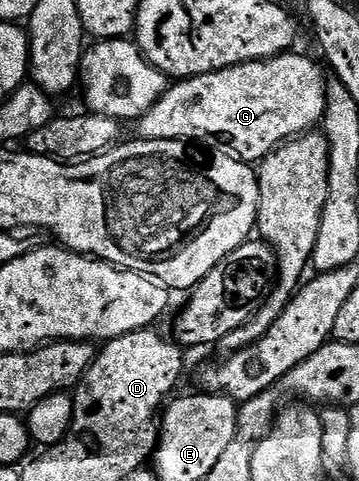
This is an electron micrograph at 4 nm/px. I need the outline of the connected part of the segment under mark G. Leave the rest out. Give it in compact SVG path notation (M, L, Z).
M292 50L290 52L282 52L279 56L271 56L267 60L250 60L244 64L237 66L229 66L225 70L217 70L209 74L201 74L200 76L189 76L186 78L179 78L174 81L160 97L158 102L145 113L140 116L137 121L139 127L138 135L145 140L185 140L188 142L203 142L206 141L206 136L212 136L215 141L223 146L230 146L242 159L248 162L262 162L269 153L274 152L281 144L286 144L288 140L301 136L305 132L310 132L322 121L325 114L325 106L327 105L327 81L328 77L323 76L323 72L310 60L307 56L298 56L298 51Z

